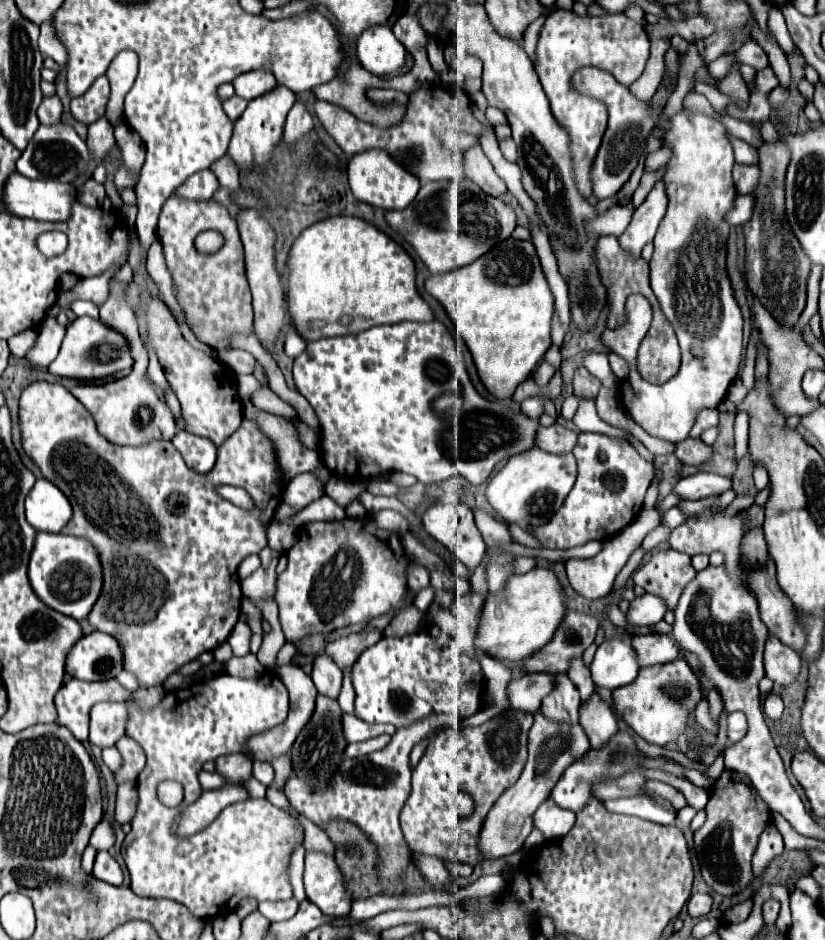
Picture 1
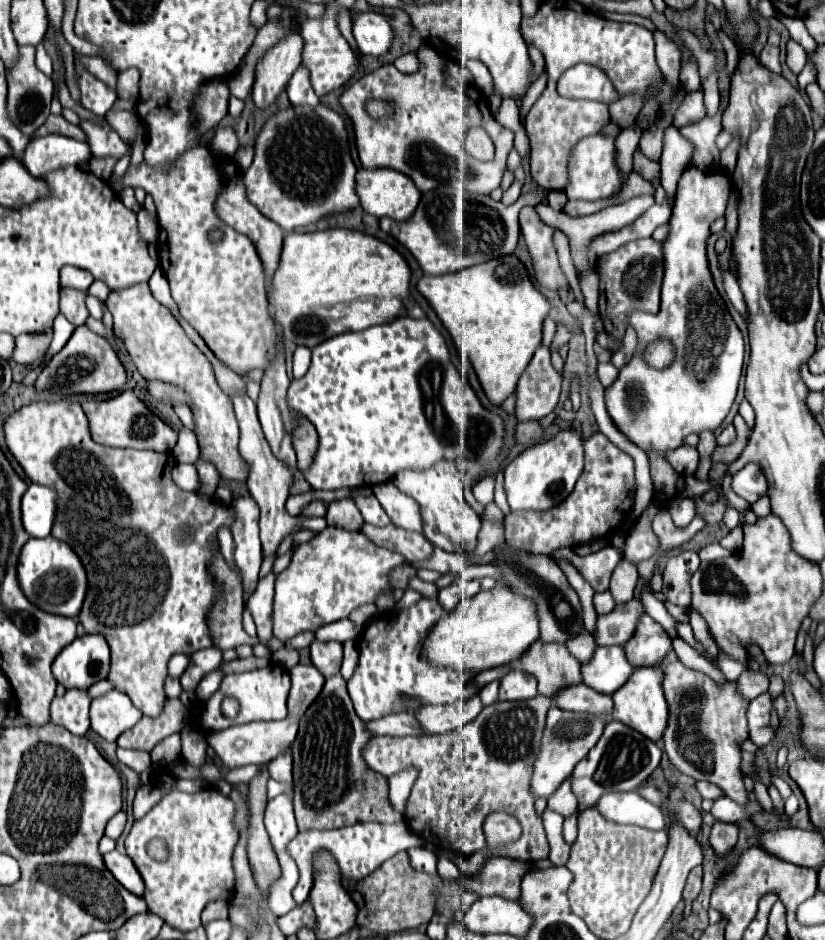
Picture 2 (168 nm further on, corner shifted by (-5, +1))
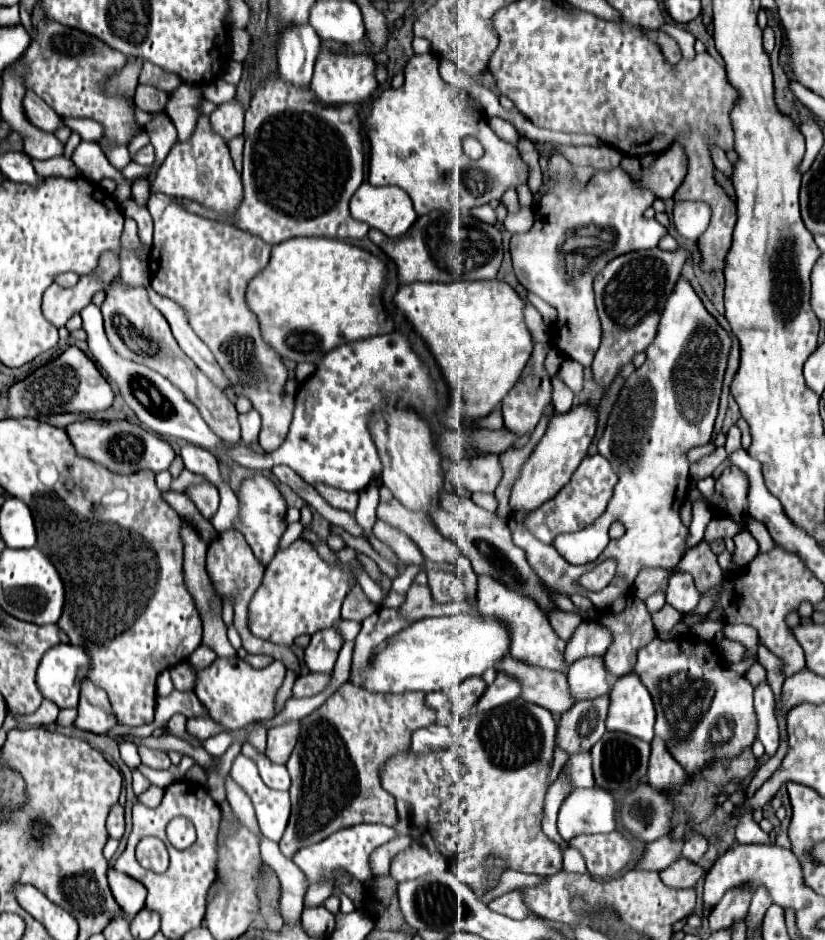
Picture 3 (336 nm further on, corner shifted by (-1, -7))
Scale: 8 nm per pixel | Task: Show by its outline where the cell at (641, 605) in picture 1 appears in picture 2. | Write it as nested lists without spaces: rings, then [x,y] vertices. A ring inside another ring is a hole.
[[[633,598],[627,604],[617,604],[613,612],[599,616],[597,620],[597,646],[621,646],[633,634],[635,628],[645,614],[645,608],[639,598]]]

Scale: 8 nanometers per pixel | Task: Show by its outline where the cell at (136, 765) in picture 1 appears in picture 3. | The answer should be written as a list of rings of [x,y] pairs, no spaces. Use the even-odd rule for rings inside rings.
[[[139,746],[139,756],[141,756],[143,764],[147,764],[155,770],[167,770],[171,766],[169,756],[161,750],[151,750],[151,748],[145,748],[145,746]]]

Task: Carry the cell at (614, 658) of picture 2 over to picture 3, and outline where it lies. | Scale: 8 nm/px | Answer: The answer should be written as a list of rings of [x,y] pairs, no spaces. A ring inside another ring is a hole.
[[[581,658],[571,664],[567,670],[569,680],[569,692],[573,692],[575,700],[589,700],[597,698],[601,694],[607,694],[611,690],[611,680],[607,676],[603,658]]]

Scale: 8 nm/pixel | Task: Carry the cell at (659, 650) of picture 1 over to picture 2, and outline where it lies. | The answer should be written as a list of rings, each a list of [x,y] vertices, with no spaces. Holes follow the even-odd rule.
[[[643,616],[637,626],[637,632],[623,648],[625,648],[627,660],[633,666],[637,666],[637,668],[639,666],[657,666],[665,658],[665,652],[669,652],[673,648],[673,642],[661,624],[657,624],[649,616]]]

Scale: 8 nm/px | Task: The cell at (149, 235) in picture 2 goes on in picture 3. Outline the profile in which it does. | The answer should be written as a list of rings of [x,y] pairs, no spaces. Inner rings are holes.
[[[137,180],[137,184],[133,184],[133,196],[137,200],[137,204],[145,206],[147,196],[149,196],[149,180]]]

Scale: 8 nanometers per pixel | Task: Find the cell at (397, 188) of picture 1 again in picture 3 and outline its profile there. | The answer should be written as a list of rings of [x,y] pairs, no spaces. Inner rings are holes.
[[[363,182],[359,190],[353,194],[351,216],[359,222],[365,222],[369,228],[381,230],[389,238],[405,234],[411,228],[411,224],[417,220],[417,214],[405,190],[401,190],[399,186],[371,186],[369,182]]]

